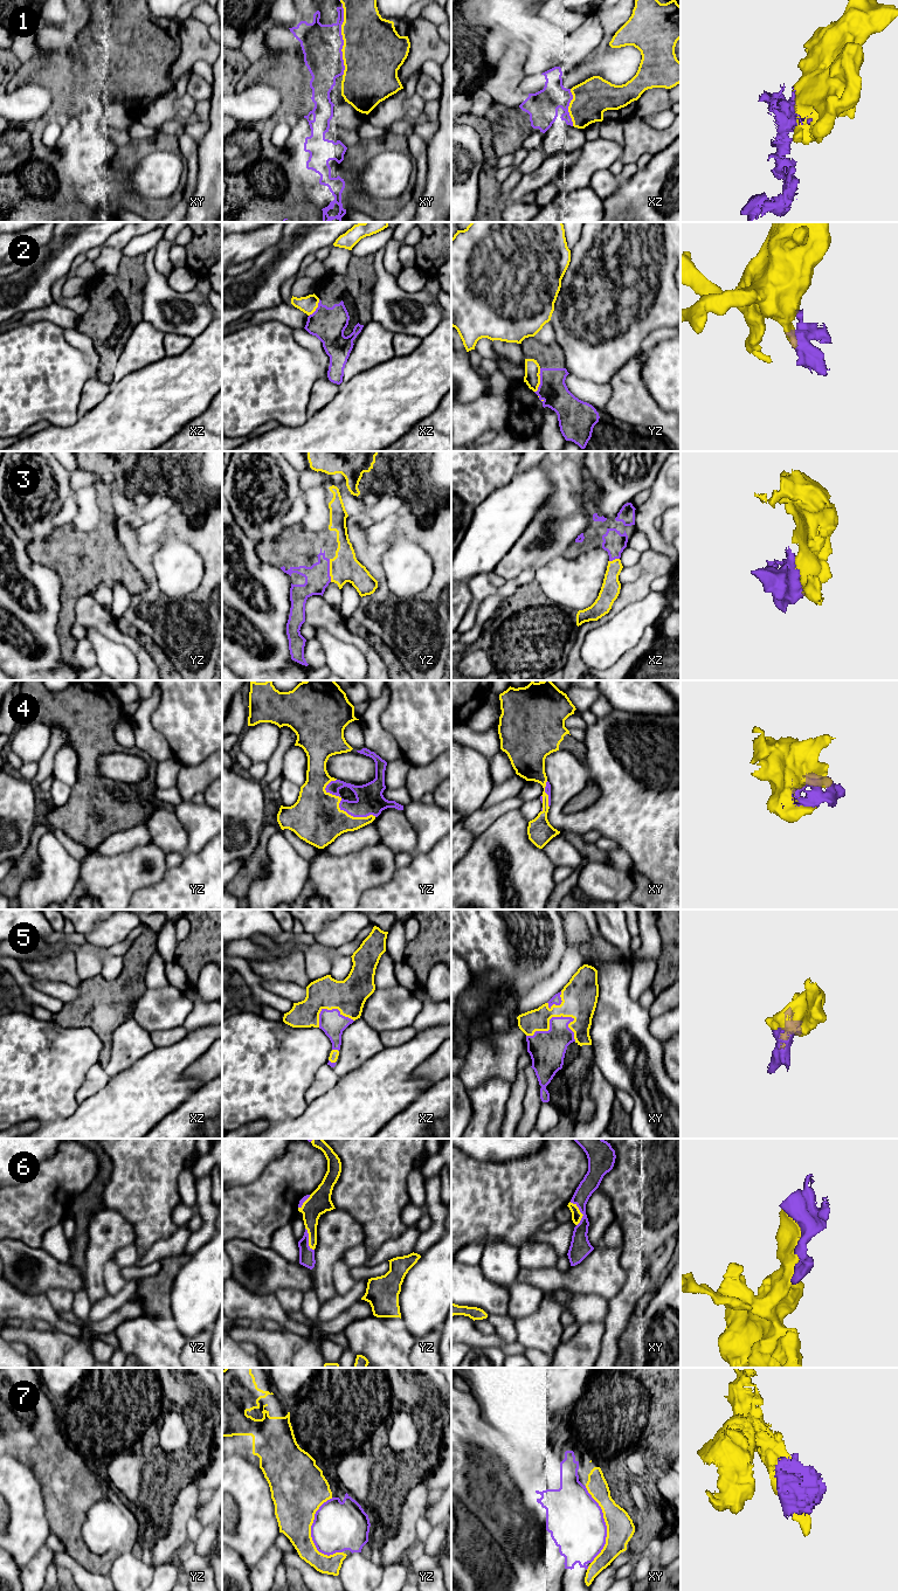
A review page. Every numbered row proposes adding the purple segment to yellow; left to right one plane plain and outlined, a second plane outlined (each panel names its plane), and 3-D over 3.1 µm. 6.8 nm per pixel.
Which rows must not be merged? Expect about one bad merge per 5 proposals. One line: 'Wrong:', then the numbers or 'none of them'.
Wrong: 2, 7

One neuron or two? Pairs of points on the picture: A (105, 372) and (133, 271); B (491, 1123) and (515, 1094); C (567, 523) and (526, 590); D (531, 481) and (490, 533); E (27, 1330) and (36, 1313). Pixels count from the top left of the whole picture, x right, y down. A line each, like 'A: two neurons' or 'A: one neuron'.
A: one neuron
B: two neurons
C: two neurons
D: one neuron
E: two neurons

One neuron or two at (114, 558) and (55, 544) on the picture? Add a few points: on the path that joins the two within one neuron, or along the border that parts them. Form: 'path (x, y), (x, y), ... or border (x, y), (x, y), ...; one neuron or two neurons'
path (99, 558), (69, 552); one neuron

